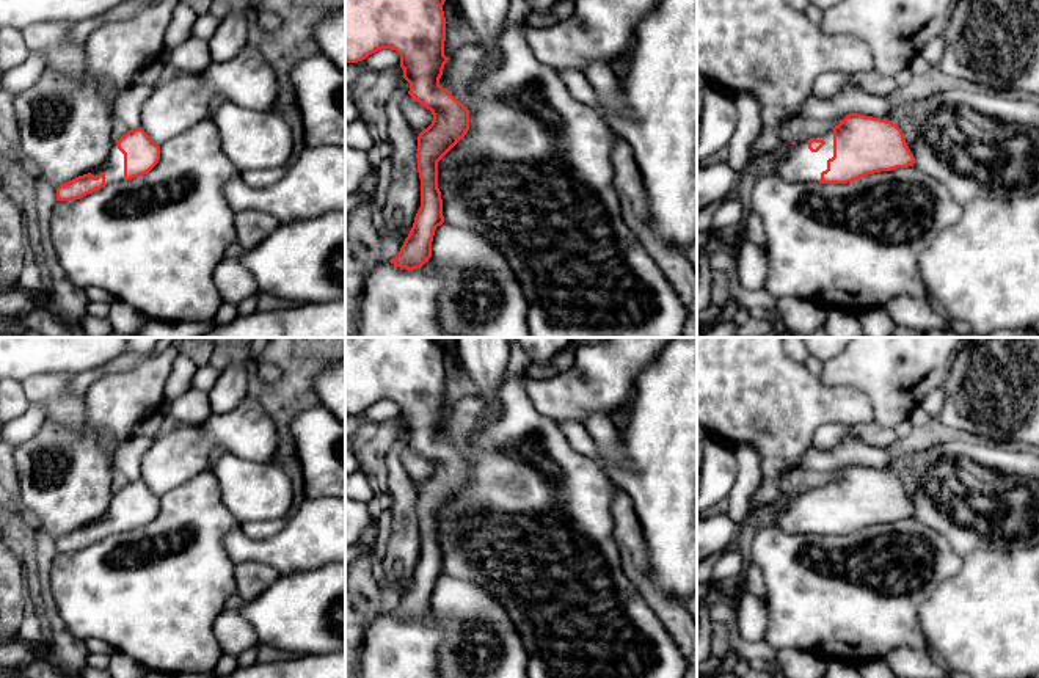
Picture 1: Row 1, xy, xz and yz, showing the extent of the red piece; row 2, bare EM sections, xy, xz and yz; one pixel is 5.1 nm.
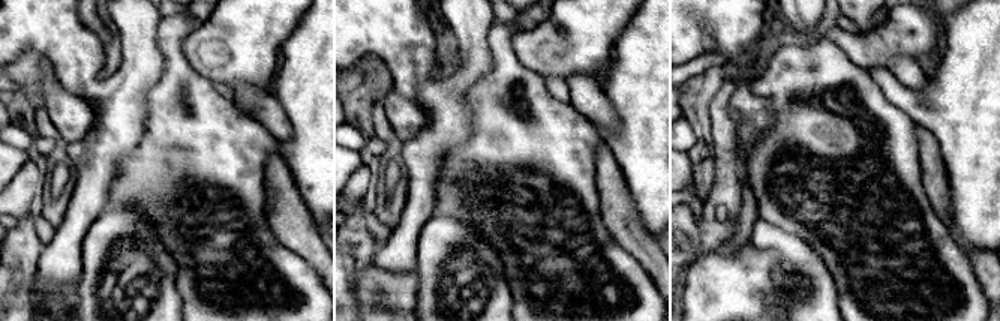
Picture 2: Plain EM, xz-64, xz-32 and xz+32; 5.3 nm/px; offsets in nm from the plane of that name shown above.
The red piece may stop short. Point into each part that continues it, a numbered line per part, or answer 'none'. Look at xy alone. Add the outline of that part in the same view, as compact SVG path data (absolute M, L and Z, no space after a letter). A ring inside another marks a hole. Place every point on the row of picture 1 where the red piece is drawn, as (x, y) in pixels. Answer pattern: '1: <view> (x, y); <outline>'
1: xy (113, 167); M113 143L107 160L91 171L94 177L100 173L105 174L105 185L124 180L124 154L118 149L116 143Z

